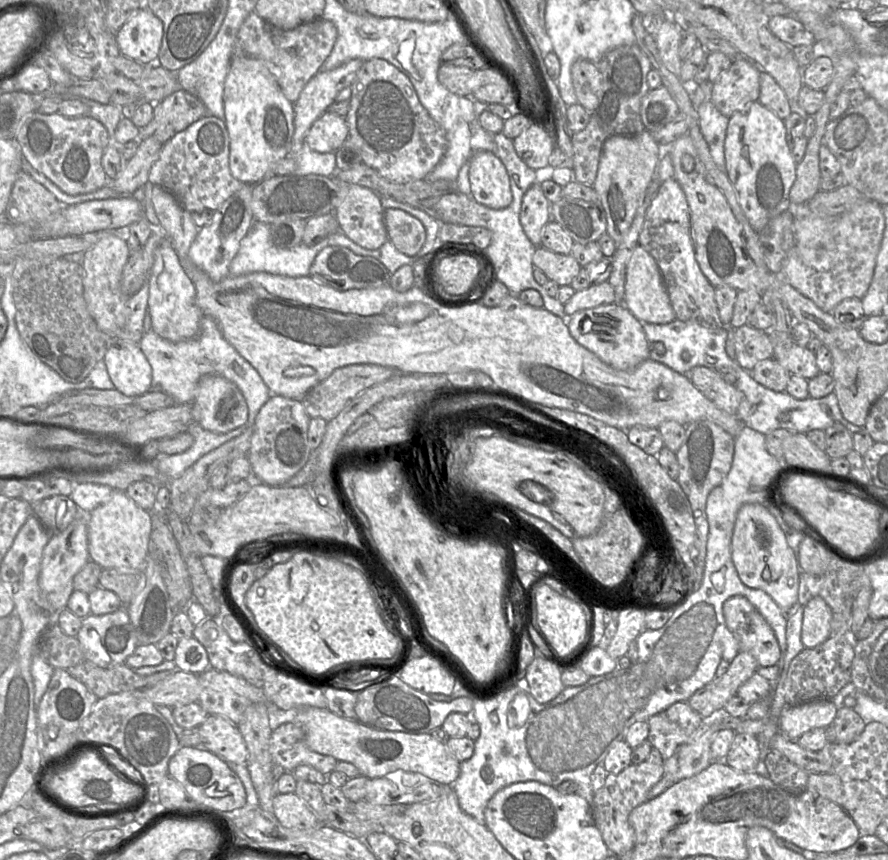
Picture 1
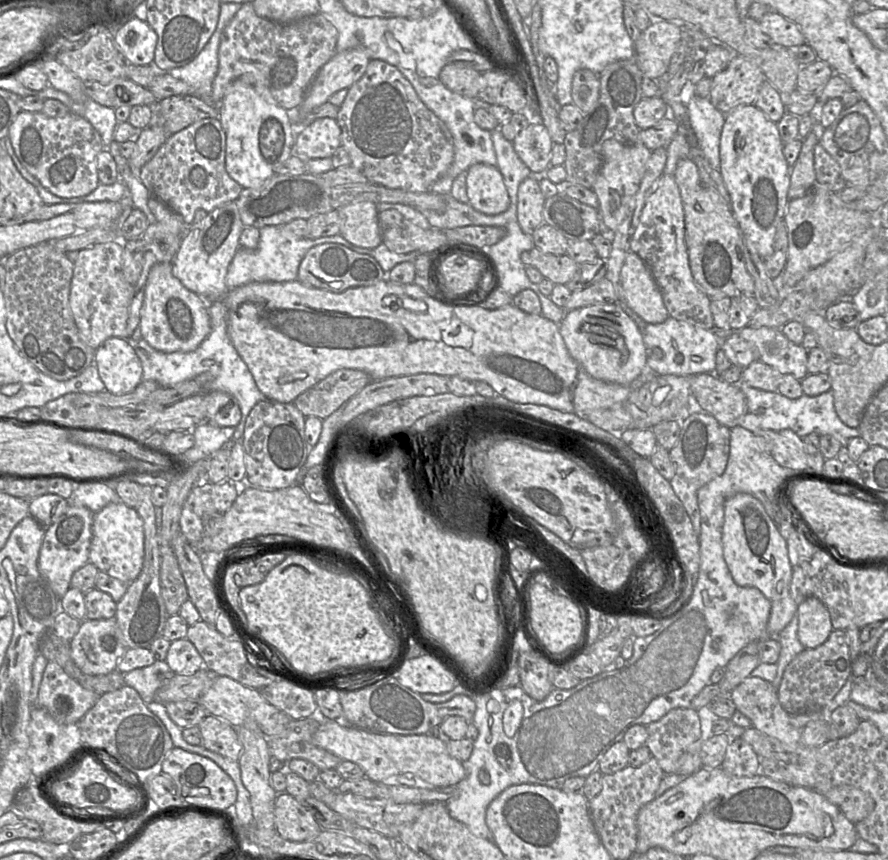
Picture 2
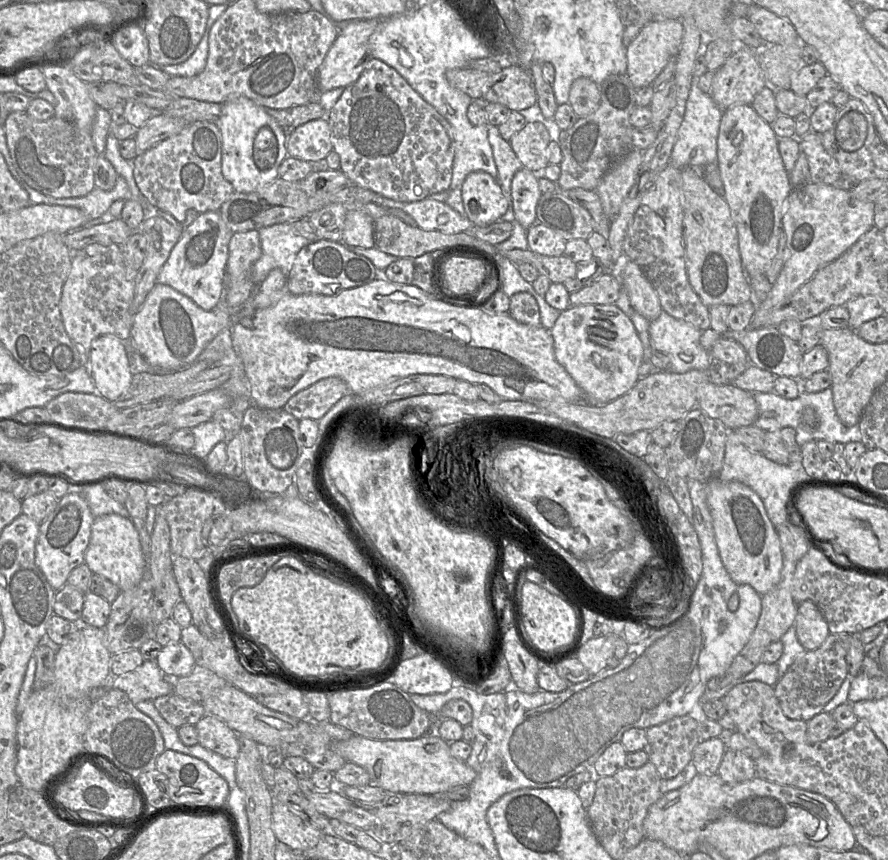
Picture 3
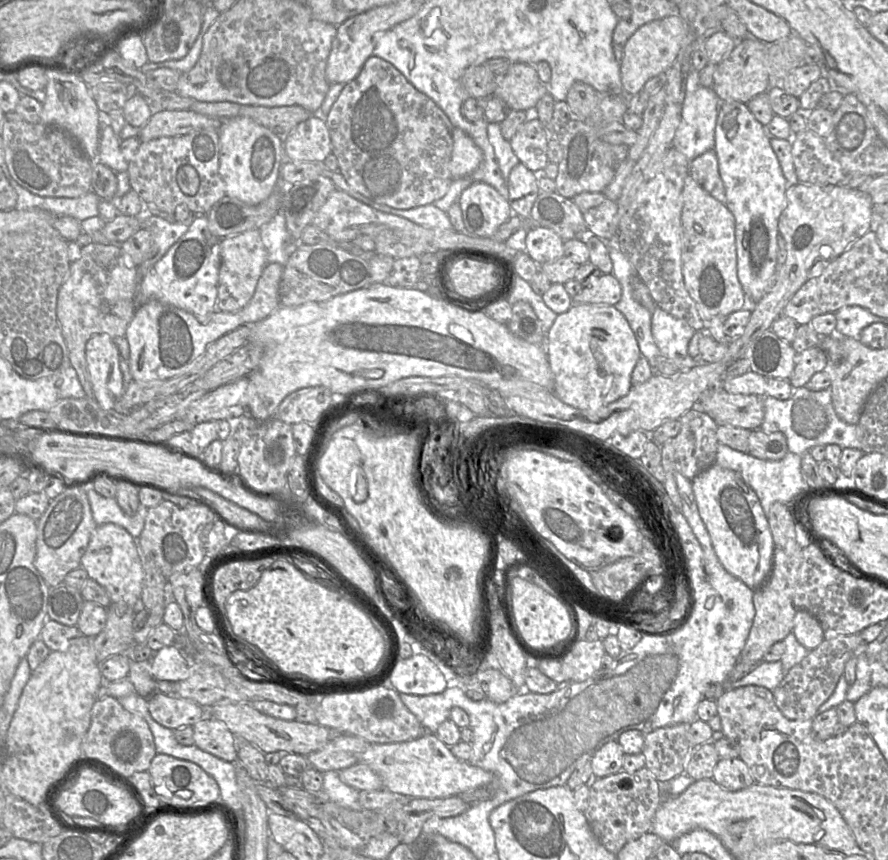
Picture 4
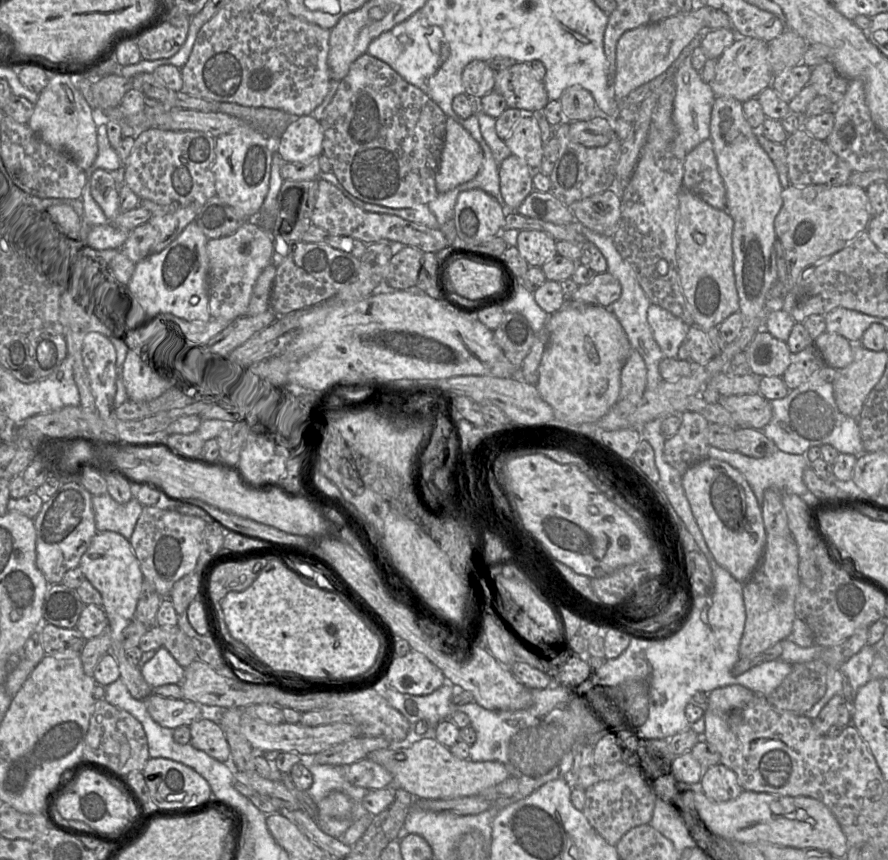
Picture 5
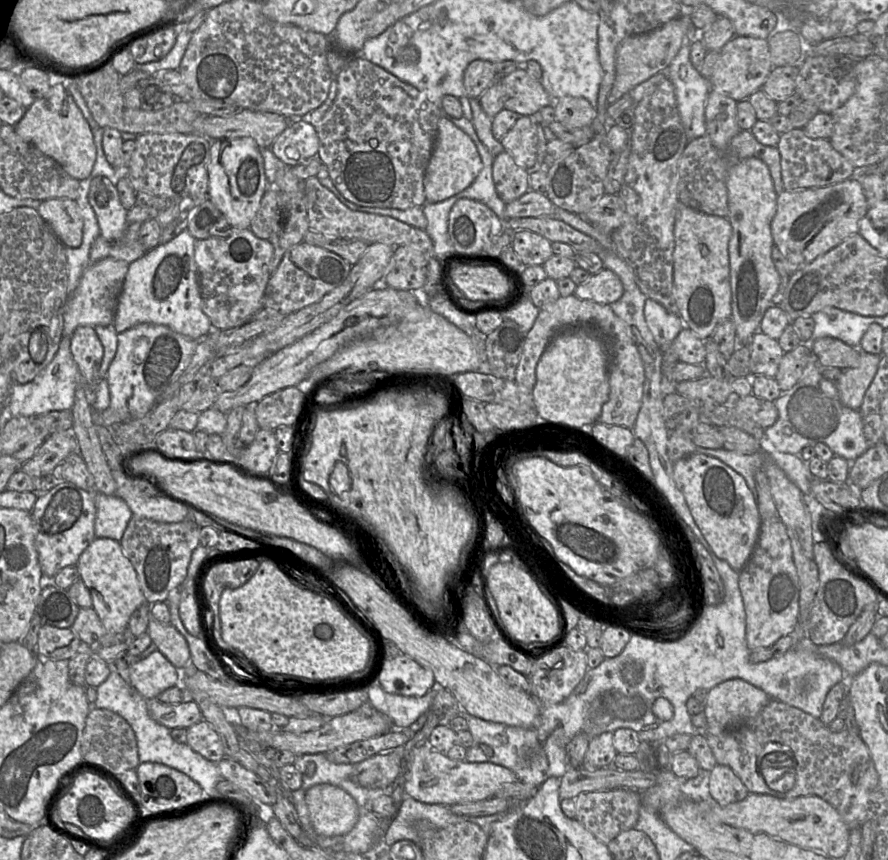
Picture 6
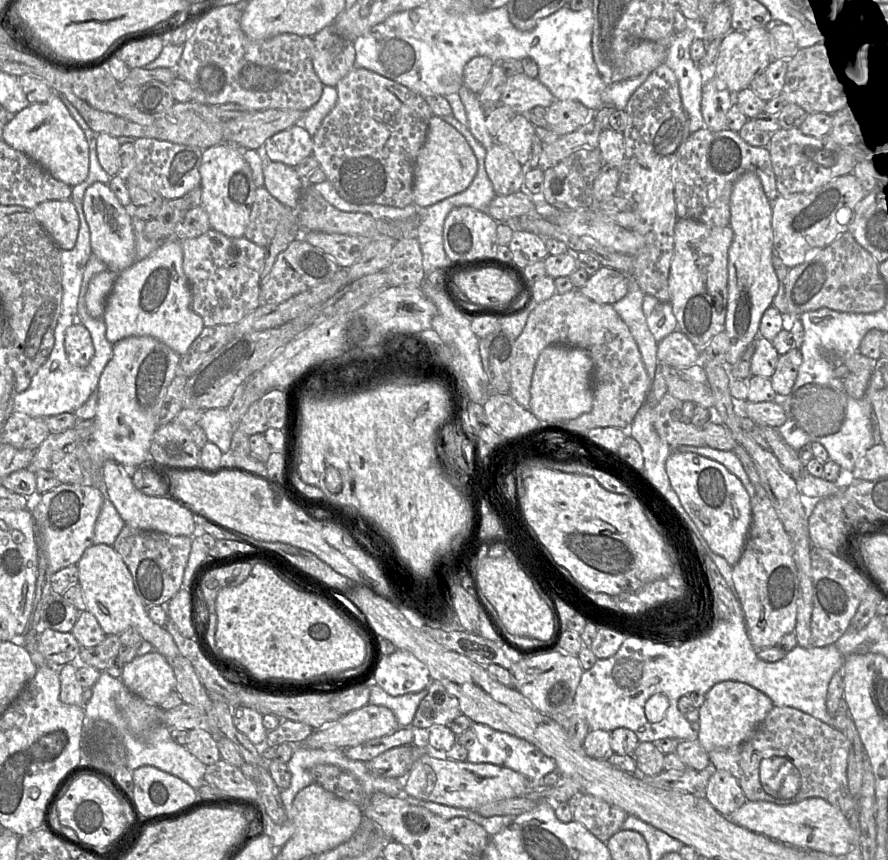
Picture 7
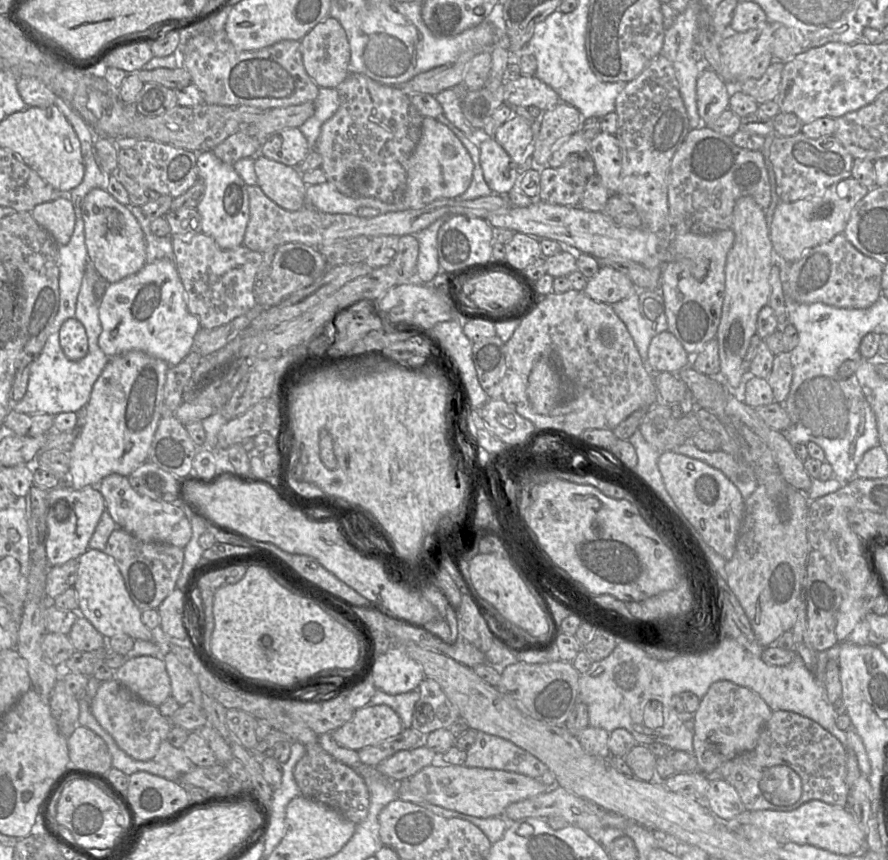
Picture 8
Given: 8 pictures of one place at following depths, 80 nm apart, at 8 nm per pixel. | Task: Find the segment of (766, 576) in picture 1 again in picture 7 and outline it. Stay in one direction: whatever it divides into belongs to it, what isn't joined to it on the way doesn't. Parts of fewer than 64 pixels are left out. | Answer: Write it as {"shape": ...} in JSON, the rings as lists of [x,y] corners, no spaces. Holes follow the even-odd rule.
{"shape":[[[679,450],[671,452],[665,468],[683,508],[711,550],[735,566],[742,555],[752,520],[752,499],[740,479],[715,460]]]}

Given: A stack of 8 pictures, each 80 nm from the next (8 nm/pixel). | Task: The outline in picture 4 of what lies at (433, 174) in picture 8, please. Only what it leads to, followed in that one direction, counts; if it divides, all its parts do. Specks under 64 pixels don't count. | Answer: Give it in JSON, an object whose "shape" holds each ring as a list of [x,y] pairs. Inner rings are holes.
{"shape":[[[453,128],[453,151],[449,163],[452,181],[473,173],[483,160],[482,150],[460,128]]]}

